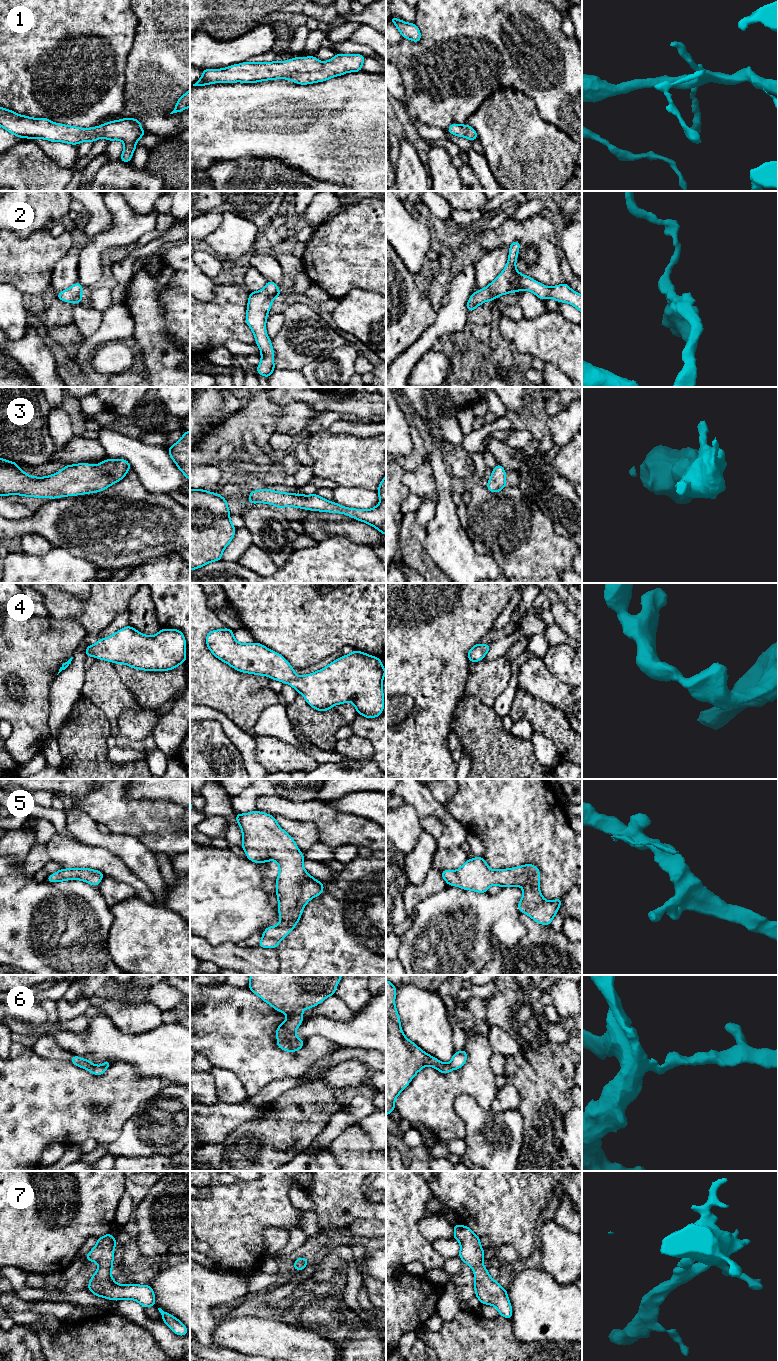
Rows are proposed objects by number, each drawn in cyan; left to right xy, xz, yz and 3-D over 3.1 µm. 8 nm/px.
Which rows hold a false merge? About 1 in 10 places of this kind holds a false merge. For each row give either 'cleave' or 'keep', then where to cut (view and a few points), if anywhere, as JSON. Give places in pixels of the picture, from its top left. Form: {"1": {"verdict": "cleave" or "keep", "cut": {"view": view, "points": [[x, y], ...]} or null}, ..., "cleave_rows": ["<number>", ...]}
{"1": {"verdict": "keep", "cut": null}, "2": {"verdict": "keep", "cut": null}, "3": {"verdict": "keep", "cut": null}, "4": {"verdict": "keep", "cut": null}, "5": {"verdict": "keep", "cut": null}, "6": {"verdict": "keep", "cut": null}, "7": {"verdict": "keep", "cut": null}, "cleave_rows": []}

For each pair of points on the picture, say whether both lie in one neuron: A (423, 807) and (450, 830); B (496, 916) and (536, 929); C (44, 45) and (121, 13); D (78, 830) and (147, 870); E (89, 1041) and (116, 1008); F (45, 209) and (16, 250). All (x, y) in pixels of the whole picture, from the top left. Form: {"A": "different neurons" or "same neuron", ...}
{"A": "same neuron", "B": "different neurons", "C": "same neuron", "D": "same neuron", "E": "different neurons", "F": "different neurons"}

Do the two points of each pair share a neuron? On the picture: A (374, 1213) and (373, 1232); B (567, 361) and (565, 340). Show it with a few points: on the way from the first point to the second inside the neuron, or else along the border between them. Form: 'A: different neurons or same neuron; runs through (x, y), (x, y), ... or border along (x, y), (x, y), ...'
A: different neurons; border along (375, 1218), (357, 1218), (351, 1223)
B: same neuron; runs through (567, 356), (566, 345)

